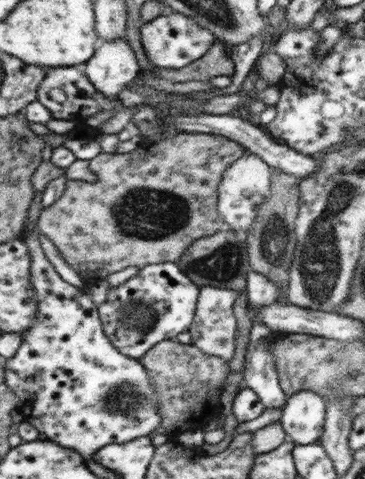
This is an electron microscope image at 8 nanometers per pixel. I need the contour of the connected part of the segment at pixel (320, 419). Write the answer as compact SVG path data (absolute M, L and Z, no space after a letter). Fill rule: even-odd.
M300 391L287 397L282 417L278 422L286 431L288 440L292 441L295 445L309 445L320 440L322 433L324 433L325 420L326 400L324 400L324 397L312 391Z

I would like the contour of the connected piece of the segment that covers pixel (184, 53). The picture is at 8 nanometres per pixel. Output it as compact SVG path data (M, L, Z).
M175 11L161 14L143 24L140 33L141 44L146 56L152 63L162 68L182 68L202 57L214 43L227 44L220 38L216 38L210 30L196 24L191 17Z

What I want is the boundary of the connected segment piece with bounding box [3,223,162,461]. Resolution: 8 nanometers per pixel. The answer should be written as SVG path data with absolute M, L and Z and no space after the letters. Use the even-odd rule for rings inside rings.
M37 223L22 238L30 253L30 282L36 292L37 308L34 326L21 334L21 345L14 357L6 359L4 384L20 397L20 408L26 422L55 441L63 448L74 449L84 461L92 461L93 455L110 444L126 444L130 440L148 436L160 427L162 417L158 412L158 393L139 359L123 354L104 332L99 306L89 293L66 283L46 258L39 245Z

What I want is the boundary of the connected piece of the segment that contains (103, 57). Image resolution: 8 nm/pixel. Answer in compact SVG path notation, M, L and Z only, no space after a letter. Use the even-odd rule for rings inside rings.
M114 40L114 42L105 42L101 44L98 51L95 52L94 58L86 63L86 77L90 79L94 88L98 92L102 92L108 100L119 100L118 94L128 87L132 80L135 80L140 72L138 61L134 54L134 50L128 42L122 40Z

